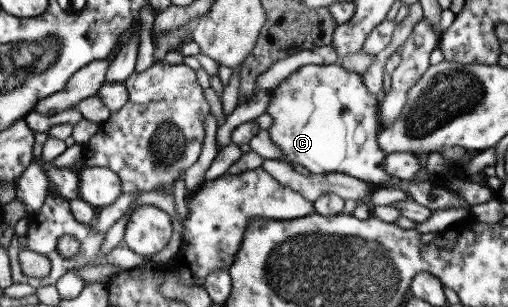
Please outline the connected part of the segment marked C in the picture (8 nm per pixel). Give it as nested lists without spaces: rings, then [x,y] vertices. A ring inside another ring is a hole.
[[[338,63],[331,65],[302,65],[296,71],[291,72],[286,79],[272,88],[270,101],[266,105],[265,113],[272,119],[272,124],[267,129],[270,141],[280,149],[284,162],[301,165],[310,174],[323,175],[328,173],[342,173],[372,184],[380,184],[381,187],[397,184],[400,191],[407,194],[416,203],[428,209],[466,208],[470,209],[463,198],[457,193],[431,184],[428,179],[423,182],[414,180],[399,180],[388,177],[384,173],[384,155],[377,142],[380,130],[379,123],[379,96],[370,95],[362,84],[362,78],[352,71],[346,71],[339,67]]]

